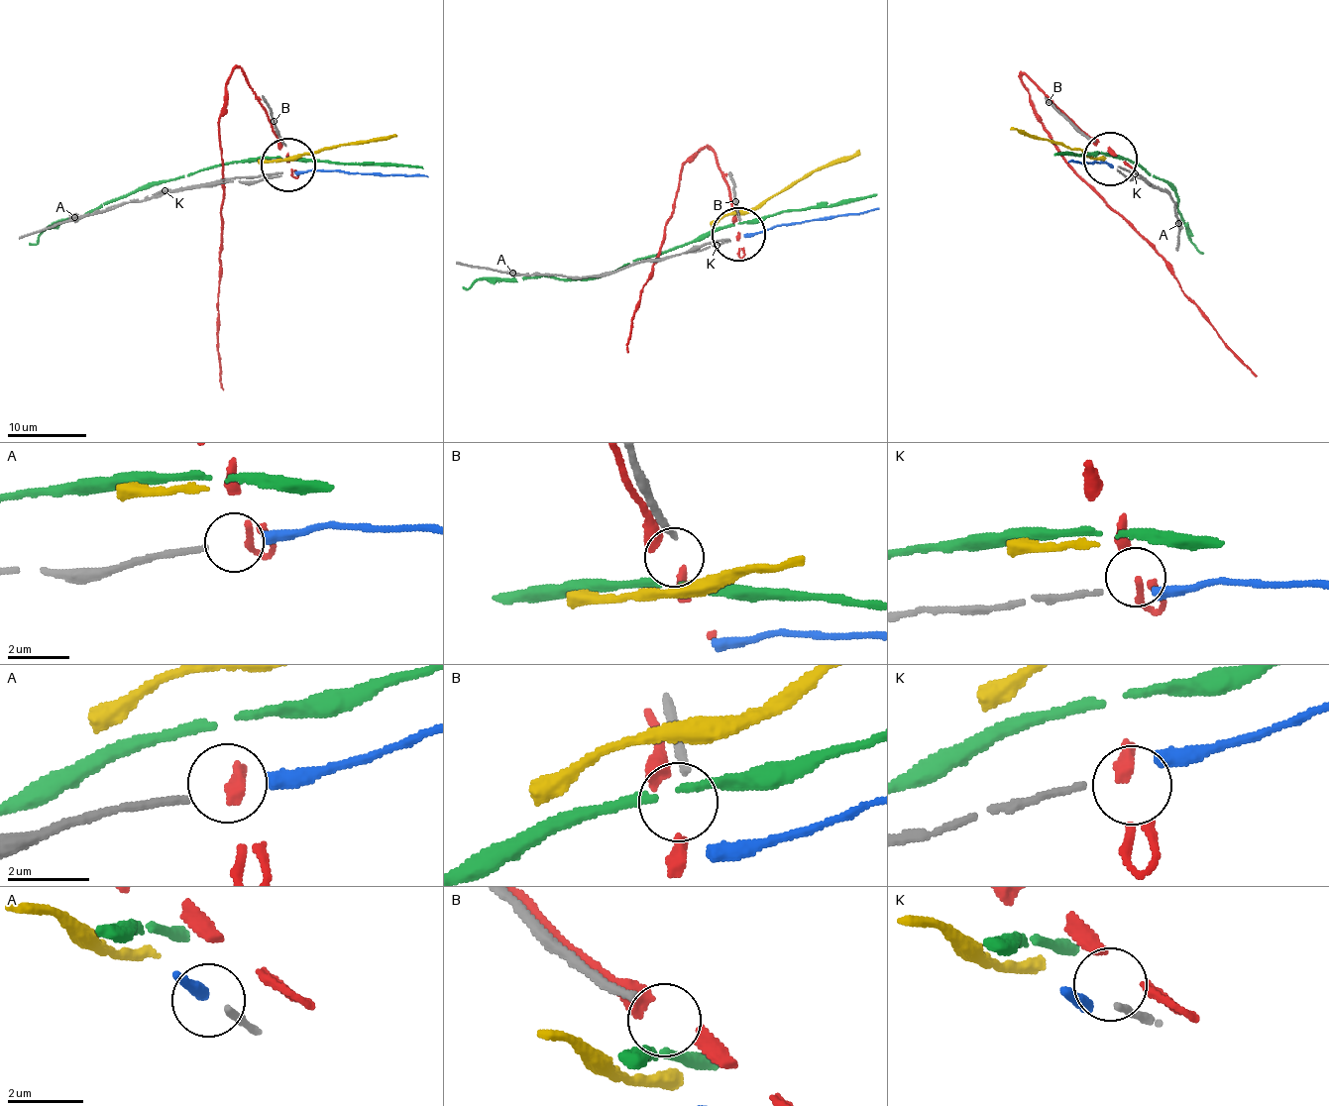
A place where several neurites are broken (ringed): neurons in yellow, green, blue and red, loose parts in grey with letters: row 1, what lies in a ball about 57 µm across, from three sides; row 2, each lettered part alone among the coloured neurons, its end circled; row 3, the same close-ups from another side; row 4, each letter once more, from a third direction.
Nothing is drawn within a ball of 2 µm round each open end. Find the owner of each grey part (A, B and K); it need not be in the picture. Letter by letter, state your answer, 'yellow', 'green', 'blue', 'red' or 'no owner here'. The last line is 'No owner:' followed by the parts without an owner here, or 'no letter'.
A: blue
B: red
K: no owner here
No owner: K

